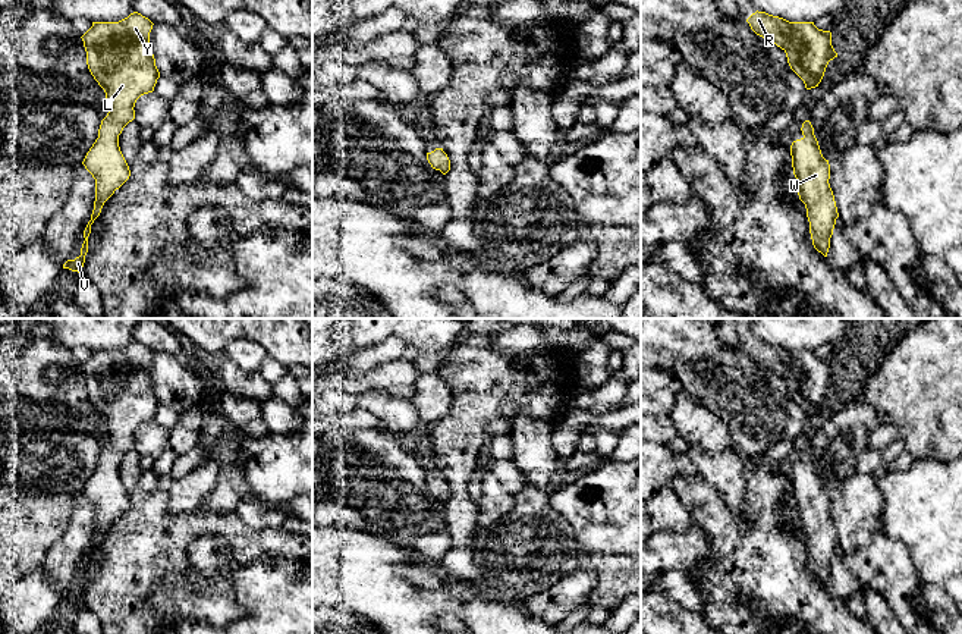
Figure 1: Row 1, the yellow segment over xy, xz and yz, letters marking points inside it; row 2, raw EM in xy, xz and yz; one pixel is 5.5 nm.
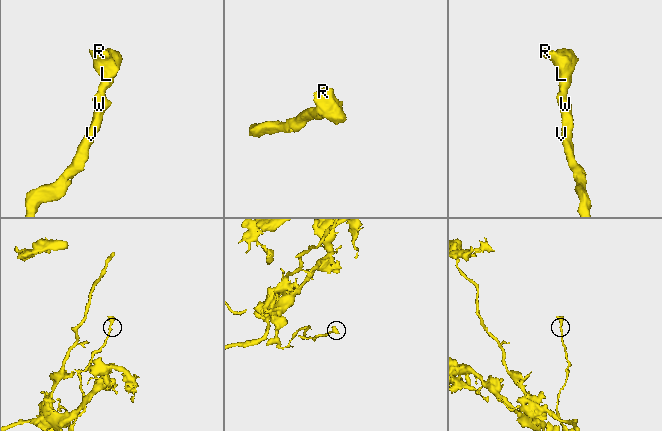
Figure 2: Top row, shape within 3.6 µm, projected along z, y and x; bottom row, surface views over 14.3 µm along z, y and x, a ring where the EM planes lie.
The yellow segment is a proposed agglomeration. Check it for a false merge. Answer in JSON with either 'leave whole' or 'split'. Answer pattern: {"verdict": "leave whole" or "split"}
{"verdict": "leave whole"}

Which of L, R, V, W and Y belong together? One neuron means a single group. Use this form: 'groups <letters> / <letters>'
groups L R V W Y

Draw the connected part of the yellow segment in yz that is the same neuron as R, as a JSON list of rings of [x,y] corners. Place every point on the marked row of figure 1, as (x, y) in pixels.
[[[758,10],[746,22],[757,35],[786,53],[790,69],[804,81],[807,90],[818,87],[829,62],[837,57],[831,32],[818,29],[814,22],[789,22]]]

